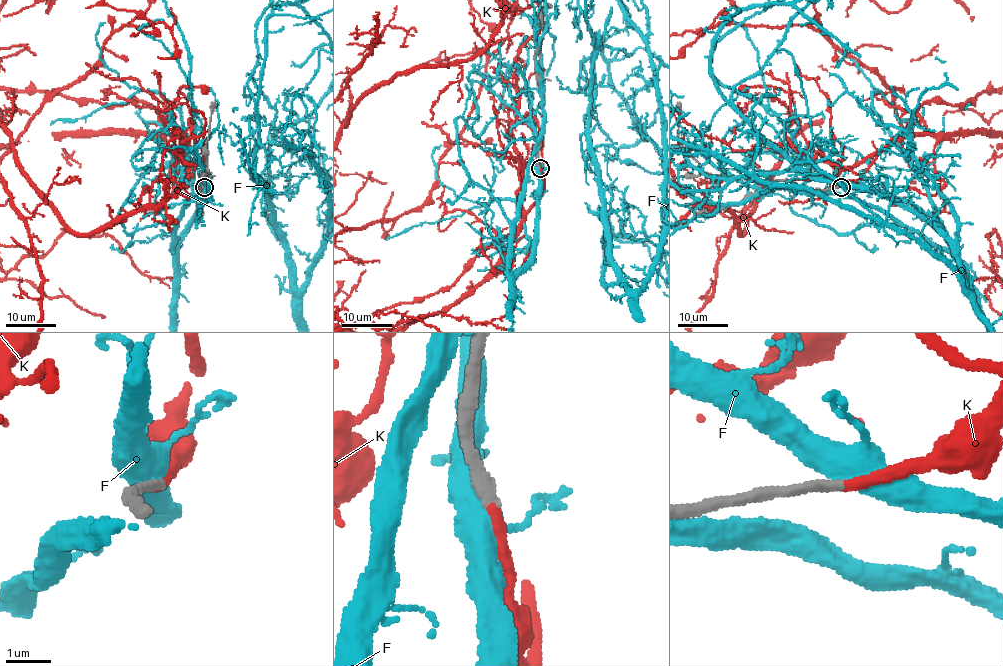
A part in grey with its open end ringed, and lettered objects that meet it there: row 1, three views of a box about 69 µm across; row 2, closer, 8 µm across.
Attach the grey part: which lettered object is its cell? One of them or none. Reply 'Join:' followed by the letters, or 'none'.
Join: K

